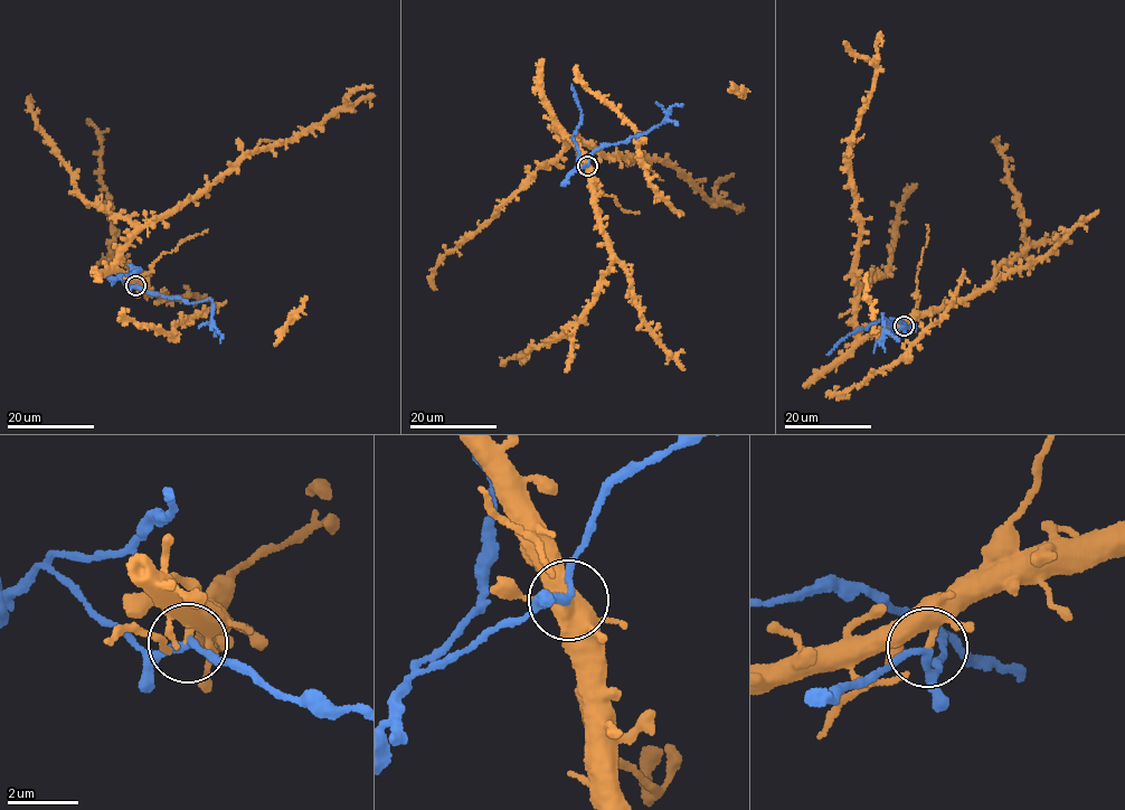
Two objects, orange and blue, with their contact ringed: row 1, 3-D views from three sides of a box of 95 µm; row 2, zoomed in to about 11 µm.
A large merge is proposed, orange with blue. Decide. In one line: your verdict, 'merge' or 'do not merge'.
do not merge

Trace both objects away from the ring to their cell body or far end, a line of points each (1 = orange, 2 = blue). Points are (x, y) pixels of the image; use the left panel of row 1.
1: (134, 285), (116, 263), (140, 231), (200, 196), (247, 154), (292, 142), (337, 112), (350, 93), (371, 85)
2: (134, 285), (194, 303), (210, 299), (214, 307), (211, 325), (221, 336), (219, 342)

